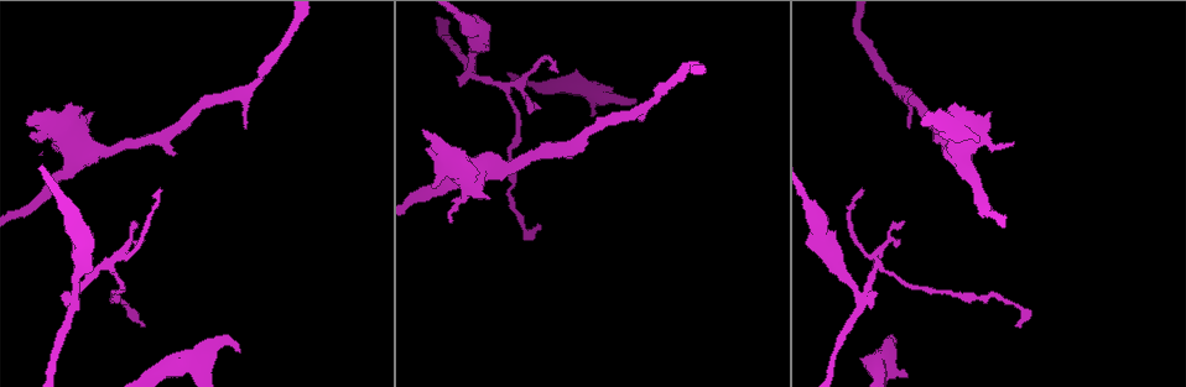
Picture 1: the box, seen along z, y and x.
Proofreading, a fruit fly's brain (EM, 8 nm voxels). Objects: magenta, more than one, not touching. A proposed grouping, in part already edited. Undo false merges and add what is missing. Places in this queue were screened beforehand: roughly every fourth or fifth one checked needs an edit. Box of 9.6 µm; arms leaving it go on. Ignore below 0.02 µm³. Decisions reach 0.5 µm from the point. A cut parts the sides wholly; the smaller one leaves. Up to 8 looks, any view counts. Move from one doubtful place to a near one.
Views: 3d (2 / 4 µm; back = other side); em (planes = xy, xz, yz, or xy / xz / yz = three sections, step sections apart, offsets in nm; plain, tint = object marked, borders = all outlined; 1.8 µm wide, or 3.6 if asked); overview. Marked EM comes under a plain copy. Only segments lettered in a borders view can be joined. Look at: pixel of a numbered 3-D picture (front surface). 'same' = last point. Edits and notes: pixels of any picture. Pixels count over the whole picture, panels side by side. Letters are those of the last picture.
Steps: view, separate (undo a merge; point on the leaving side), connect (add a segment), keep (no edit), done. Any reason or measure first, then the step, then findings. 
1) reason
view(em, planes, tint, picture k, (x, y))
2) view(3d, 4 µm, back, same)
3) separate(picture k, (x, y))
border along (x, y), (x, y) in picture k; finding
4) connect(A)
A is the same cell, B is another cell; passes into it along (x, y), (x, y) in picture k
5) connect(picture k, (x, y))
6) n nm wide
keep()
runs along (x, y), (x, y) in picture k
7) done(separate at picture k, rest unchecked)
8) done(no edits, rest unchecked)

branch stops here
view(3d, 4 µm, picture 1, (237, 351))

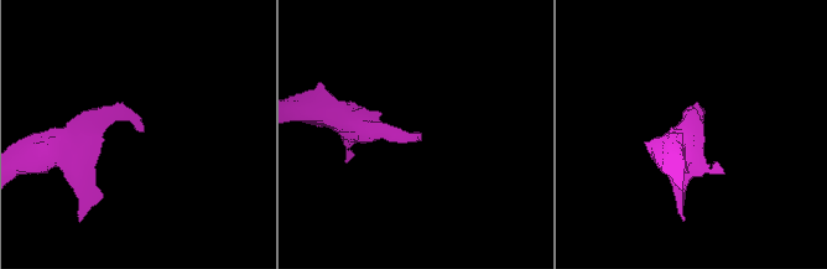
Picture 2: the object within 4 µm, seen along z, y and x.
now the EM
view(em, yz, step 8, tint, picture 2, (419, 131))

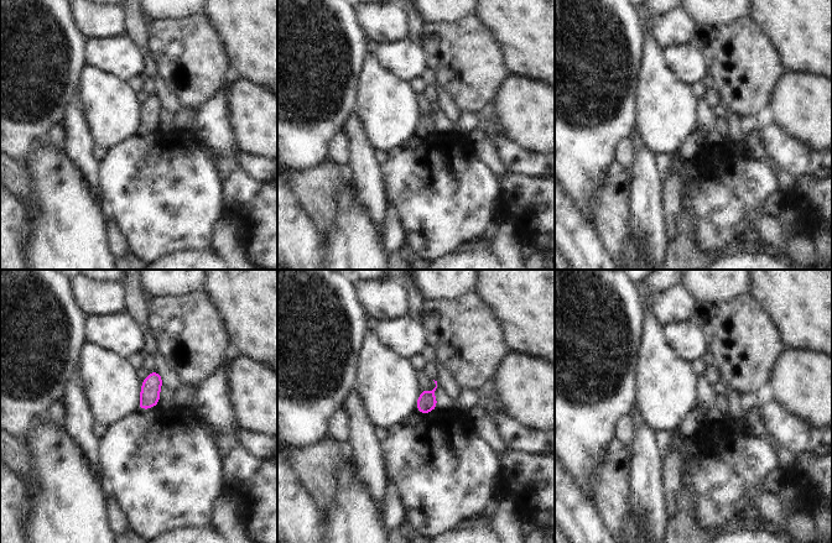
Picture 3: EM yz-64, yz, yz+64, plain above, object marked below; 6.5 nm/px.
cut it another way
view(em, planes, borders, same)

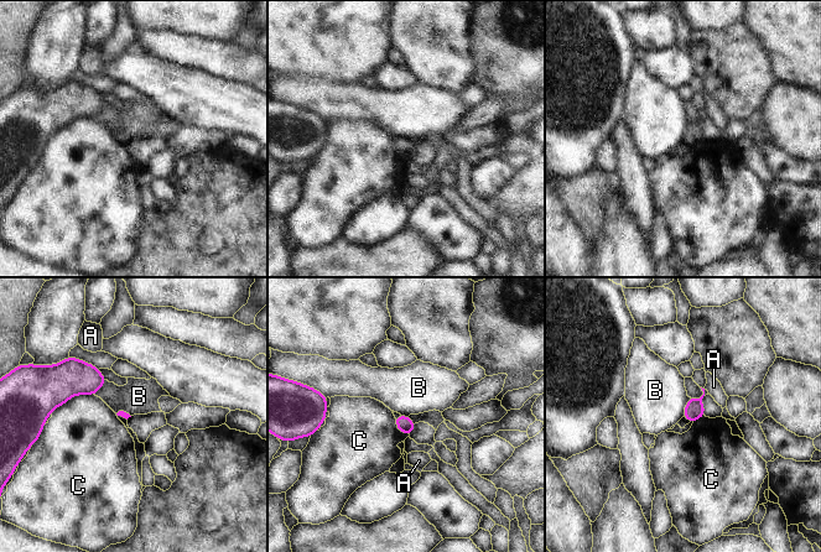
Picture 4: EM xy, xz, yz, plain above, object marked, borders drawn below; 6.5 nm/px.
keep()
A, B and C are other cells; border along (690, 397), (682, 416) in picture 4; no lettered segment goes on from it

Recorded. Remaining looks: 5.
view(em, planes, borders, picture 1, (539, 108))

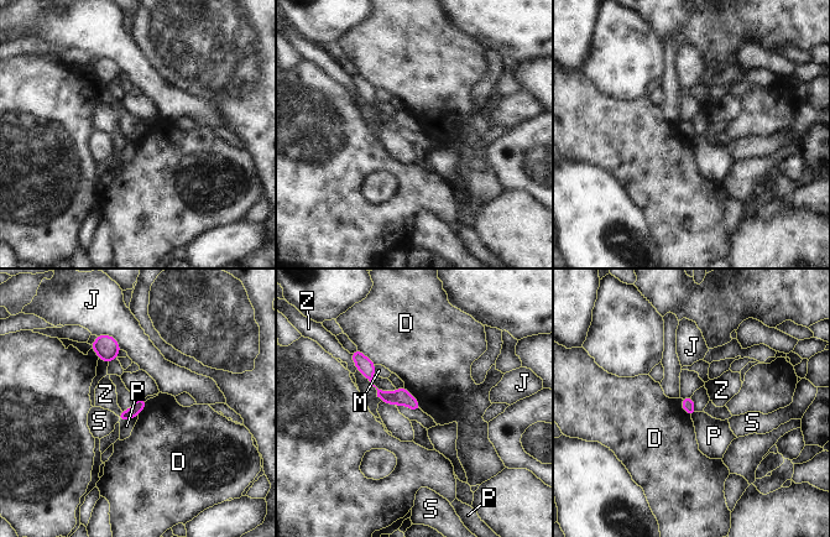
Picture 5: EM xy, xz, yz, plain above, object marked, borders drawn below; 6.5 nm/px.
S touches over 260 nm
keep()
D, J, M, P, S and Z are other cells; runs along (358, 360), (385, 396), (416, 406) in picture 5; no lettered segment goes on from it

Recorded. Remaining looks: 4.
sudden change in width
view(em, planes, borders, picture 1, (76, 291))

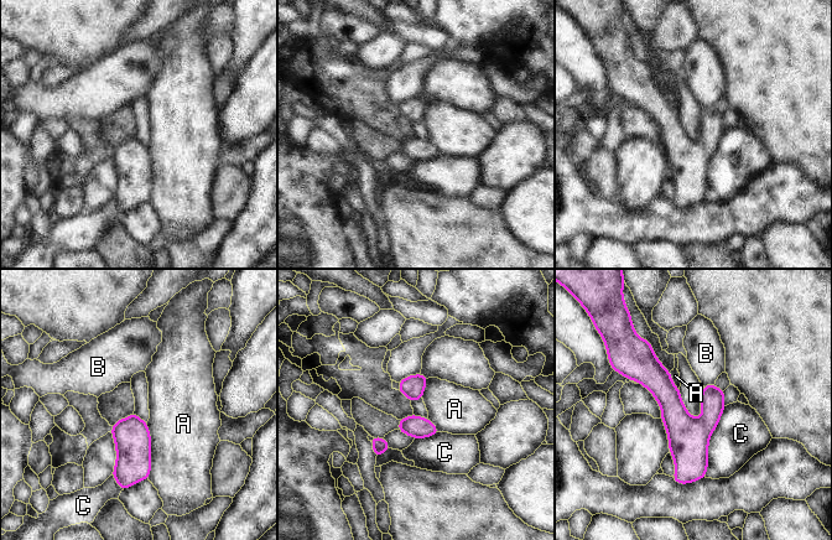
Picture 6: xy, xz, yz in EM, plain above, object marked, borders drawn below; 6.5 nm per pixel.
150 nm wide
keep()
A, B and C are other cells; border along (146, 424), (150, 436), (149, 477) in picture 6; one cell here

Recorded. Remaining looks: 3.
done(no edits, rest unchecked)

